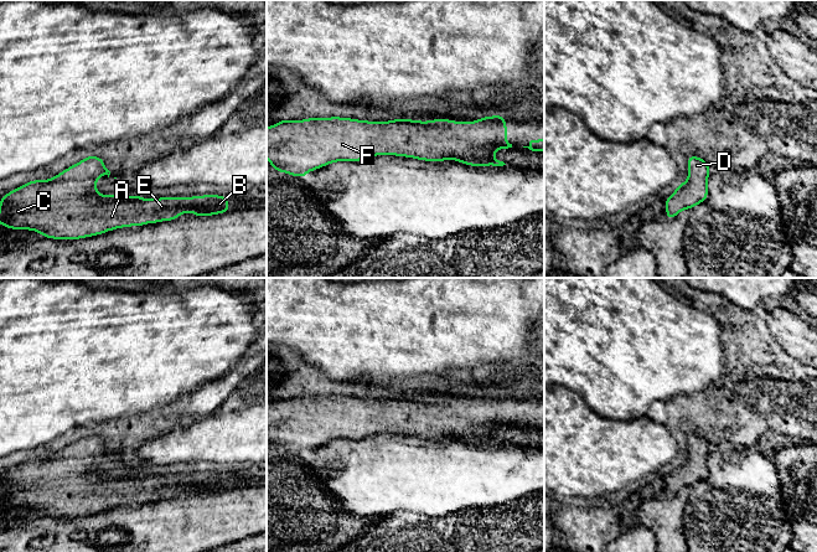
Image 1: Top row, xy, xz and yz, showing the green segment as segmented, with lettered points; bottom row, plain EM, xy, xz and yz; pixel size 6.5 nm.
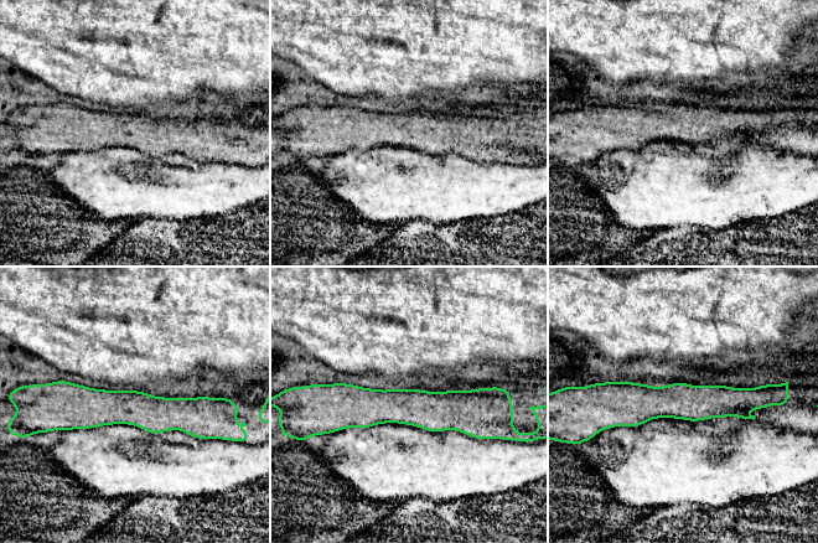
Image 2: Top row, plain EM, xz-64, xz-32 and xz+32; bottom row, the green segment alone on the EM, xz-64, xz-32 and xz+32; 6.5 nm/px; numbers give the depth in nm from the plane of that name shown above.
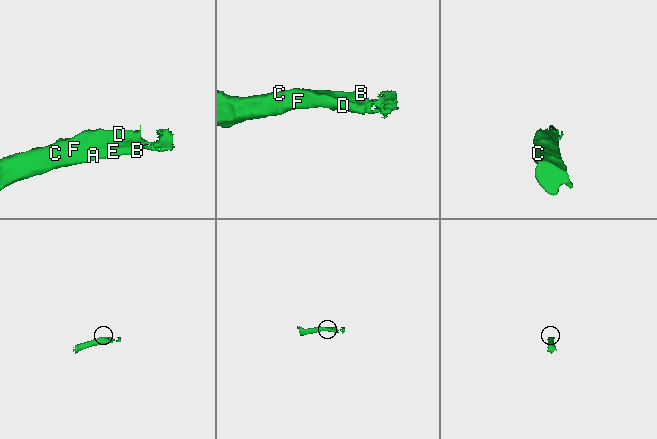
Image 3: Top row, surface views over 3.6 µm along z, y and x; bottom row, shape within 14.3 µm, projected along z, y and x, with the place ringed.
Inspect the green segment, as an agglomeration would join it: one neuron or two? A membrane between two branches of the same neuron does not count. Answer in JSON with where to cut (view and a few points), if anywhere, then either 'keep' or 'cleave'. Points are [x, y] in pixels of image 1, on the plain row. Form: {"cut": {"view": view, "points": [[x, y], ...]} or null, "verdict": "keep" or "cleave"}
{"cut": null, "verdict": "keep"}

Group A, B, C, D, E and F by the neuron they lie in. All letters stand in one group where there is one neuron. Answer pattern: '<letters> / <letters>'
A B C D E F

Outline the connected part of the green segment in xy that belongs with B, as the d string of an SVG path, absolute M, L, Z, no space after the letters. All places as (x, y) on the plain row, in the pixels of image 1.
M88 433L48 458L31 458L9 469L0 478L0 502L9 507L36 509L43 516L81 517L129 504L139 505L146 501L175 499L183 490L192 490L197 495L229 490L228 475L221 473L167 474L152 478L139 473L108 473L95 468L97 458L104 453L108 455L110 453L104 438L99 434Z

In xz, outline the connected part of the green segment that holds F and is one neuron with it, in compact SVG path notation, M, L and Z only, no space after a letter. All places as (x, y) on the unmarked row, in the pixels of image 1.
M505 392L475 399L283 397L267 406L267 437L272 447L294 455L305 455L309 449L336 439L363 439L377 433L503 444L506 442L495 437L493 430L508 425L512 422L507 419Z

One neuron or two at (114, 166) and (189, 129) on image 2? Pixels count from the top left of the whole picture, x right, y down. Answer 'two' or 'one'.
two

